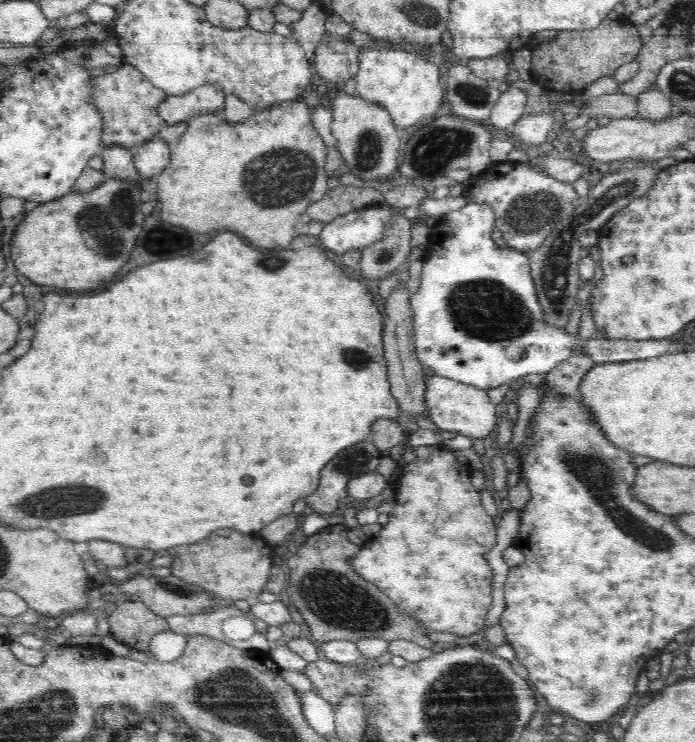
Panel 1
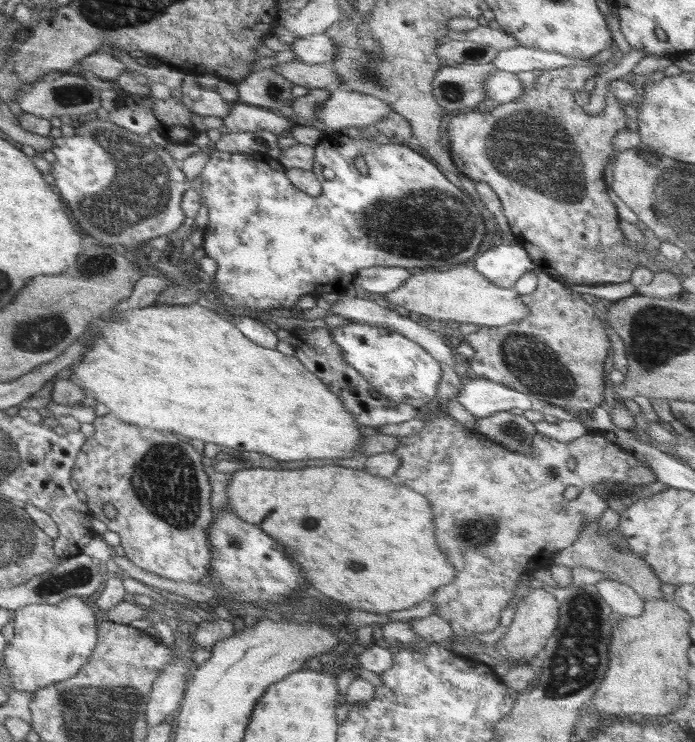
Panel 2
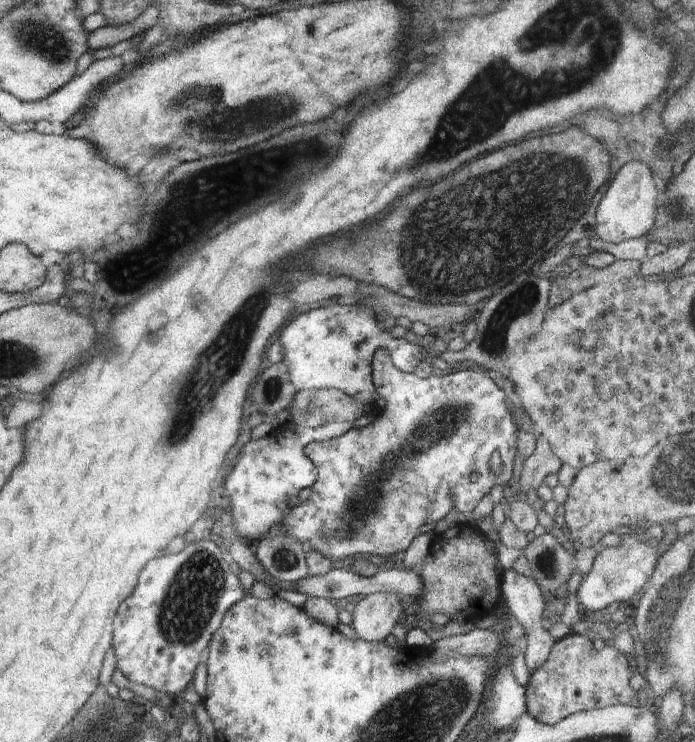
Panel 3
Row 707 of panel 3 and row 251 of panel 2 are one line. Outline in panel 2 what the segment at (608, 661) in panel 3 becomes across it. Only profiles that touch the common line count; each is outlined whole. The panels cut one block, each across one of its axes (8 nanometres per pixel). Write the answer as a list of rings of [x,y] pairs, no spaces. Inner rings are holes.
[[[560,67],[555,69],[546,69],[541,76],[536,77],[535,86],[532,89],[525,89],[524,94],[516,100],[504,103],[493,104],[489,107],[486,114],[479,114],[476,111],[467,110],[459,112],[451,118],[448,124],[448,138],[450,140],[449,156],[452,159],[454,166],[461,174],[468,176],[473,181],[485,182],[492,187],[492,190],[498,195],[502,208],[509,222],[510,228],[512,228],[512,234],[516,239],[516,243],[527,251],[531,262],[535,268],[538,268],[541,272],[548,274],[553,280],[556,280],[565,284],[606,284],[606,283],[622,283],[631,280],[632,274],[639,268],[637,262],[622,263],[611,258],[602,256],[602,252],[610,251],[619,245],[626,245],[627,239],[621,232],[619,225],[619,216],[615,204],[612,202],[610,196],[608,196],[608,160],[612,156],[612,138],[627,128],[626,126],[626,112],[624,111],[625,102],[616,98],[616,95],[606,89],[608,96],[606,96],[606,103],[602,113],[596,116],[588,115],[584,113],[582,107],[576,104],[574,95],[584,89],[584,82],[589,78],[595,77],[600,72],[596,67]]]

